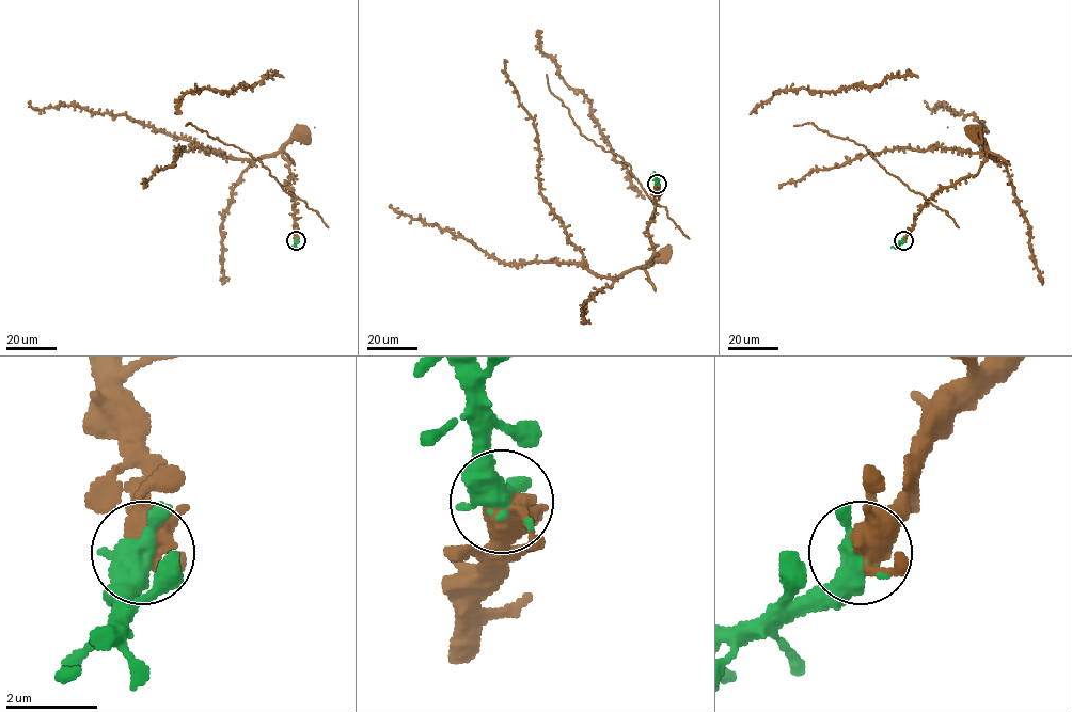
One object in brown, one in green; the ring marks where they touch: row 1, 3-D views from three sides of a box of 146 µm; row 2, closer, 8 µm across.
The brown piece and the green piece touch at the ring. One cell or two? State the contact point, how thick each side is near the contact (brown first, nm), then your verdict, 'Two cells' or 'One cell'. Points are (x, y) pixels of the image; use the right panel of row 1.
Place: (903, 240). Thickness 400 nm (brown) against 480 nm. One cell

